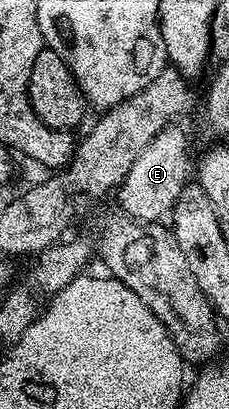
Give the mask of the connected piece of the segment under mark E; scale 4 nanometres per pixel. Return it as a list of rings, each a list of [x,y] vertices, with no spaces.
[[[178,125],[163,127],[162,131],[144,145],[140,157],[132,161],[132,169],[124,177],[122,186],[117,188],[118,203],[123,207],[129,218],[136,219],[140,223],[153,223],[162,221],[173,212],[180,193],[186,187],[188,174],[192,171],[192,159],[190,163],[190,151],[186,148],[186,135],[178,128]]]

